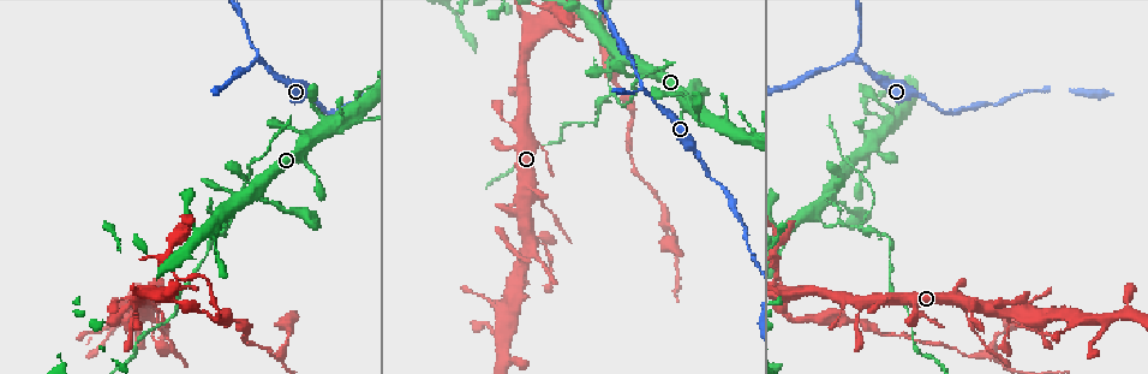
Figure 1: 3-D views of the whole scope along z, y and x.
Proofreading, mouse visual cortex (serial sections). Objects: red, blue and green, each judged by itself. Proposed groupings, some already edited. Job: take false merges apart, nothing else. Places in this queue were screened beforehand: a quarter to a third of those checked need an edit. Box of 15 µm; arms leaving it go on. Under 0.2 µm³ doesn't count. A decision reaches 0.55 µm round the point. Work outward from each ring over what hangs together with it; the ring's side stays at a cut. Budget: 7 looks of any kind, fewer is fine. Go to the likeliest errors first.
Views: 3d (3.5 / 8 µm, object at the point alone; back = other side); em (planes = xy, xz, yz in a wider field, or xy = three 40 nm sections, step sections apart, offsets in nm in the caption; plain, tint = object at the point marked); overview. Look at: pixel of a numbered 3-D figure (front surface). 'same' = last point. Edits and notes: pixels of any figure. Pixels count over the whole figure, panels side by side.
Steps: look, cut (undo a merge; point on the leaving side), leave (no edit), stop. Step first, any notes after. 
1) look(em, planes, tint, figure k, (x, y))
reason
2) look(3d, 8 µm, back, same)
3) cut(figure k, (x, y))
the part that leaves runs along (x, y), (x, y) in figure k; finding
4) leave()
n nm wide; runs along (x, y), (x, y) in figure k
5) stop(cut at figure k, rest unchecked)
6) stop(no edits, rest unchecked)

look(3d, 3.5 µm, figure 1, (259, 192))
a fork

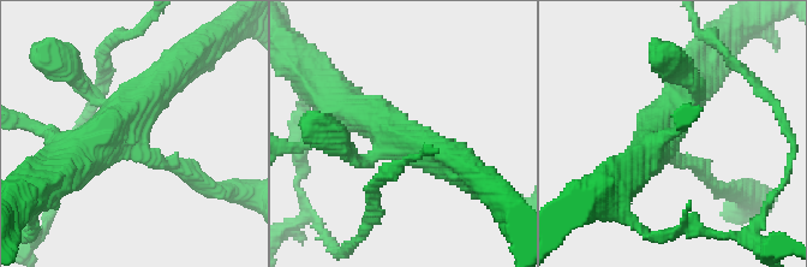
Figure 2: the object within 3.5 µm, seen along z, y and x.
look(em, xy, step 2, plain, figure 2, (130, 134))
need the tissue

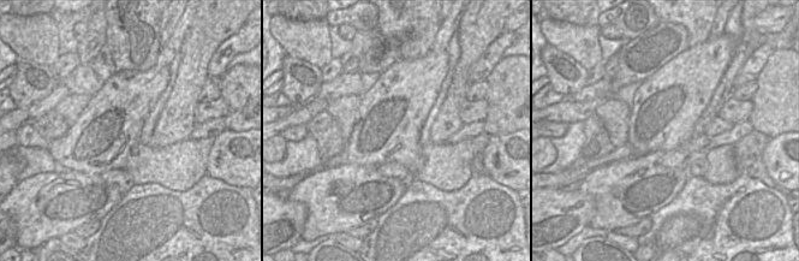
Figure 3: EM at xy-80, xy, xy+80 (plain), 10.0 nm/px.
look(em, xy, step 2, tint, same)

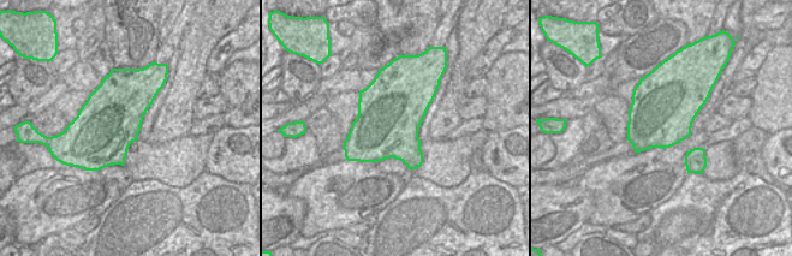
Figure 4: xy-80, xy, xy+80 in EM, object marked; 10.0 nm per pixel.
leave()
runs along (183, 59), (69, 162) in figure 2; continuous, no second cell

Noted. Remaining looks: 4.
look(3d, 3.5 µm, back, figure 1, (549, 13))
sudden change in width

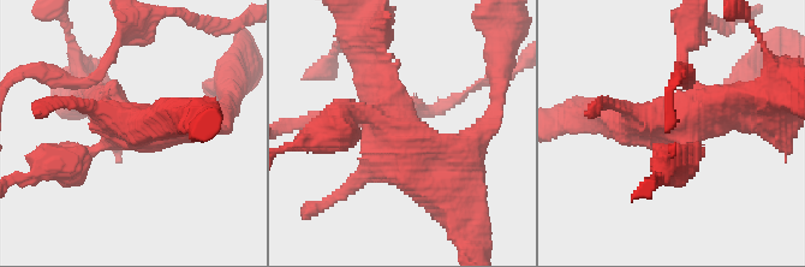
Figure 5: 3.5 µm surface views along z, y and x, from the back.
look(em, xy, step 1, tint, figure 5, (396, 137))
shape alone is not enough

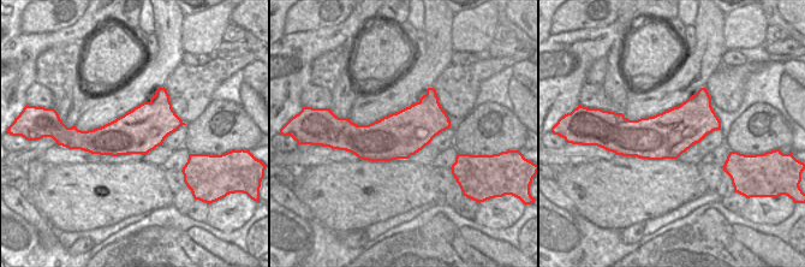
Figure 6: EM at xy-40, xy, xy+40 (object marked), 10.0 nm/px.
cut(figure 5, (693, 159))
the part that leaves runs along (687, 149), (644, 194) in figure 5; two cells meet here

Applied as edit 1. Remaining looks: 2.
look(3d, 3.5 µm, figure 1, (694, 153))

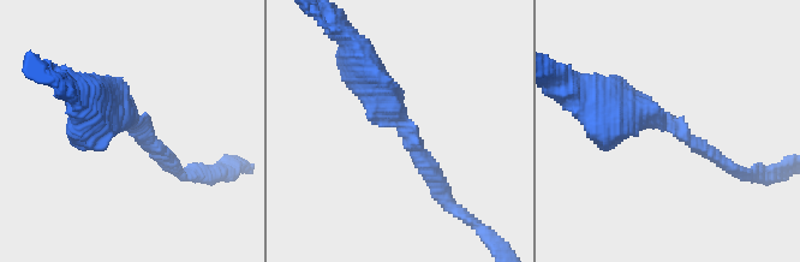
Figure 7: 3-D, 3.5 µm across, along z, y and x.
look(em, planes, tint, figure 7, (405, 128))
arms of 200, 500 nm; shape alone is not enough

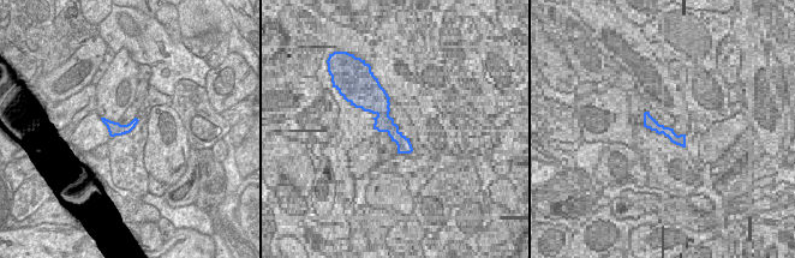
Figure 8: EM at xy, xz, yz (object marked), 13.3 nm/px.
leave()
continuous, no second cell

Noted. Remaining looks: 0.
stop(cut at figure 5, rest unchecked)

